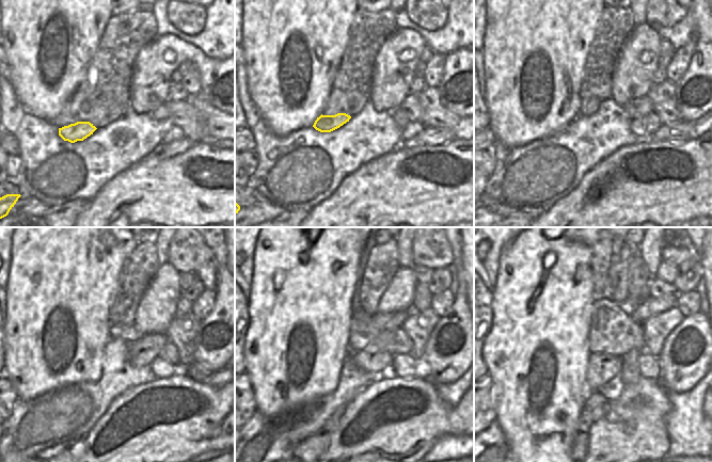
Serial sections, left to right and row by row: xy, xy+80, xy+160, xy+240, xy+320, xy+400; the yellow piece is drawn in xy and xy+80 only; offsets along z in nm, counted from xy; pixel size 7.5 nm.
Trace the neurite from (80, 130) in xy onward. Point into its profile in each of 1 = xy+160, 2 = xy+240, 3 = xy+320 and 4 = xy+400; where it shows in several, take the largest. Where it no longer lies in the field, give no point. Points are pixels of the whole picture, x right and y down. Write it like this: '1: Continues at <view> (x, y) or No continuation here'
1: Continues at xy+160 (588, 106)
2: Continues at xy+240 (128, 334)
3: Continues at xy+320 (394, 320)
4: Continues at xy+400 (650, 306).

